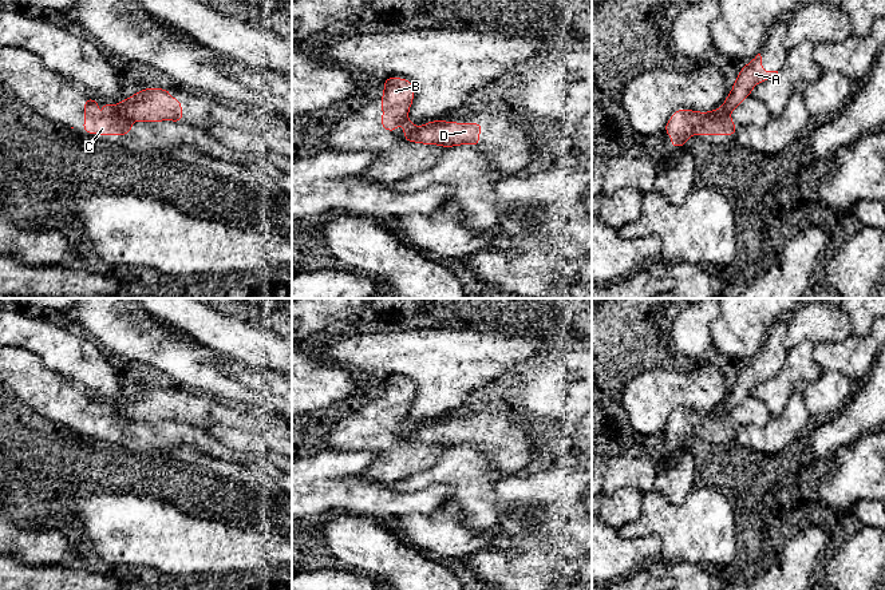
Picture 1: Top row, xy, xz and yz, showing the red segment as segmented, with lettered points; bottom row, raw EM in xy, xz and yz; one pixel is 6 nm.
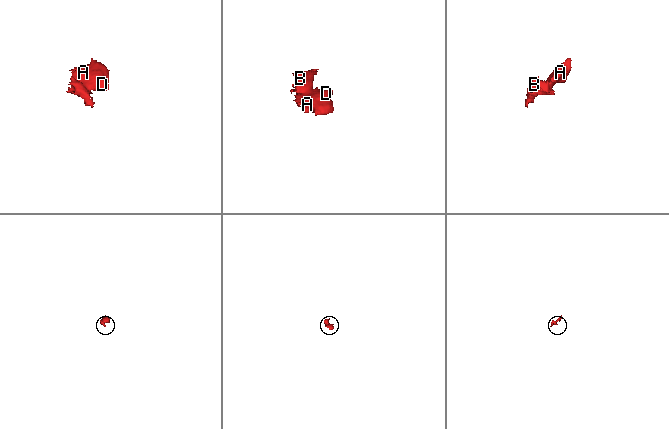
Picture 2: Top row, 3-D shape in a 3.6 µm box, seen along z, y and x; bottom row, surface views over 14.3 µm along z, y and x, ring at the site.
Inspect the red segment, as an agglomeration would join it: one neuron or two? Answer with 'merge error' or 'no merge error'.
merge error

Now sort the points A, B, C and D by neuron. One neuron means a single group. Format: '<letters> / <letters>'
A D / B C

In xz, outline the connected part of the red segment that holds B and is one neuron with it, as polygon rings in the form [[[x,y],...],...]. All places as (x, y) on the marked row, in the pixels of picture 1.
[[[386,78],[382,94],[382,127],[386,131],[396,131],[398,123],[403,123],[403,131],[411,132],[416,128],[408,120],[408,111],[414,100],[415,86],[407,79]]]

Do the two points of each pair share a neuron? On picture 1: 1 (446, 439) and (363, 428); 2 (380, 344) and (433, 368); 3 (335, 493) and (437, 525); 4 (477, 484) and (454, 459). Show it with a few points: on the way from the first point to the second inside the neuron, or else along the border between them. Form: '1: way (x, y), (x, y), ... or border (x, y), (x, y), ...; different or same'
1: border (403, 432), (405, 439); different
2: way (394, 353), (419, 356); same
3: border (437, 510), (430, 514), (407, 513), (376, 519); different
4: way (470, 478), (461, 466); same

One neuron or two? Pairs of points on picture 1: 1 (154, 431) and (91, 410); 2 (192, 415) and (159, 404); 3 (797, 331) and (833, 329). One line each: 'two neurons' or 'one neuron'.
1: one neuron
2: one neuron
3: one neuron

